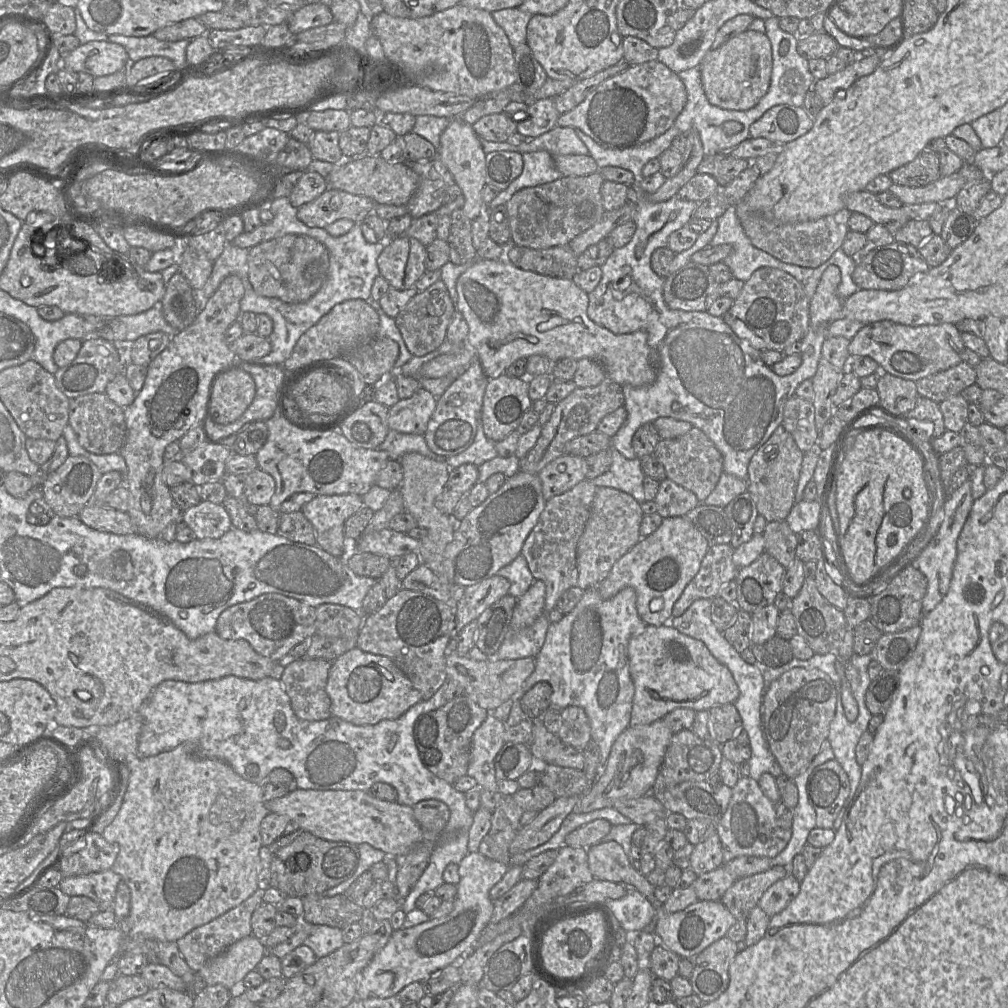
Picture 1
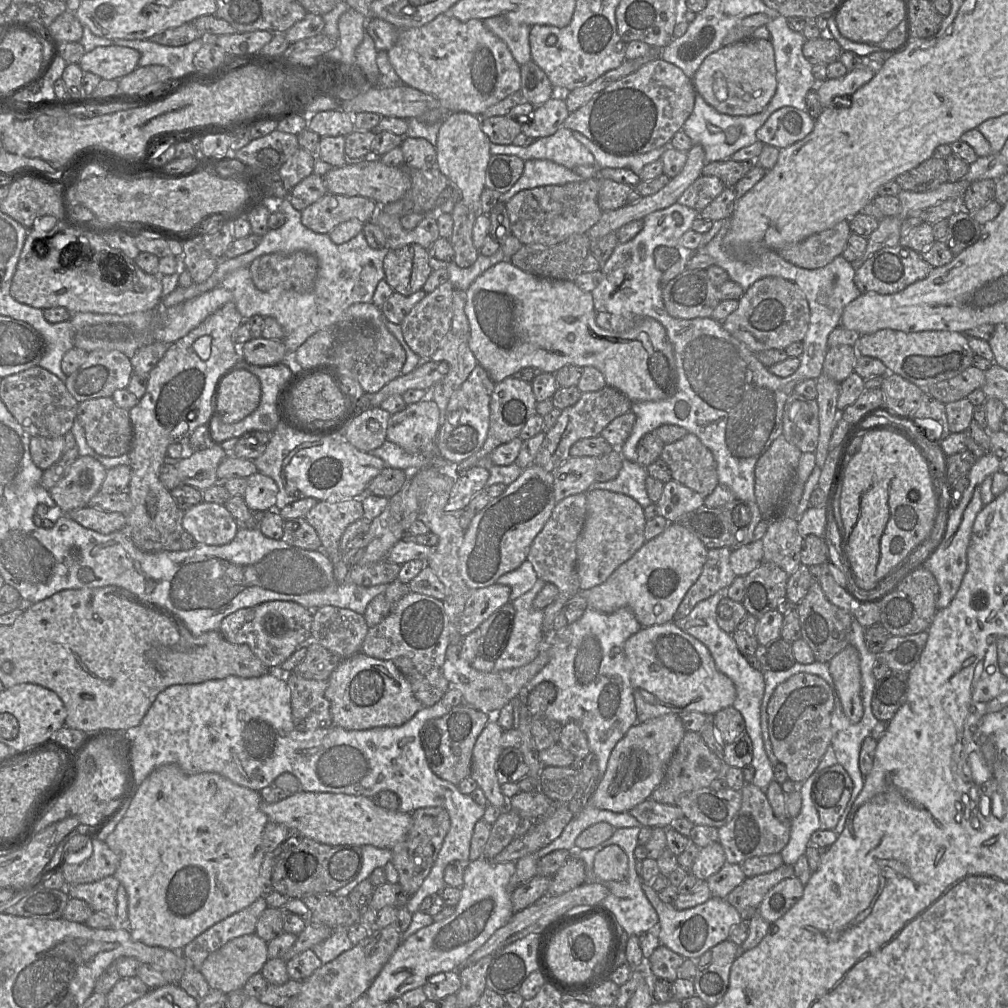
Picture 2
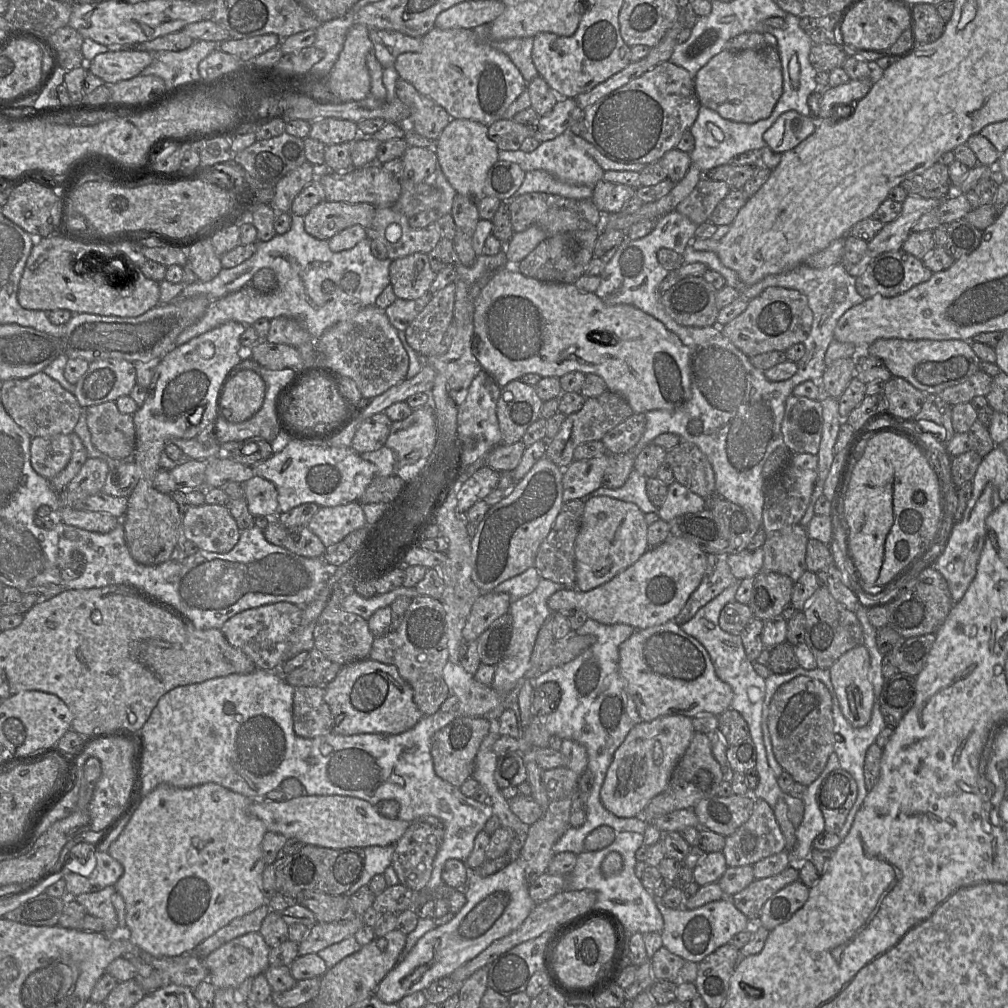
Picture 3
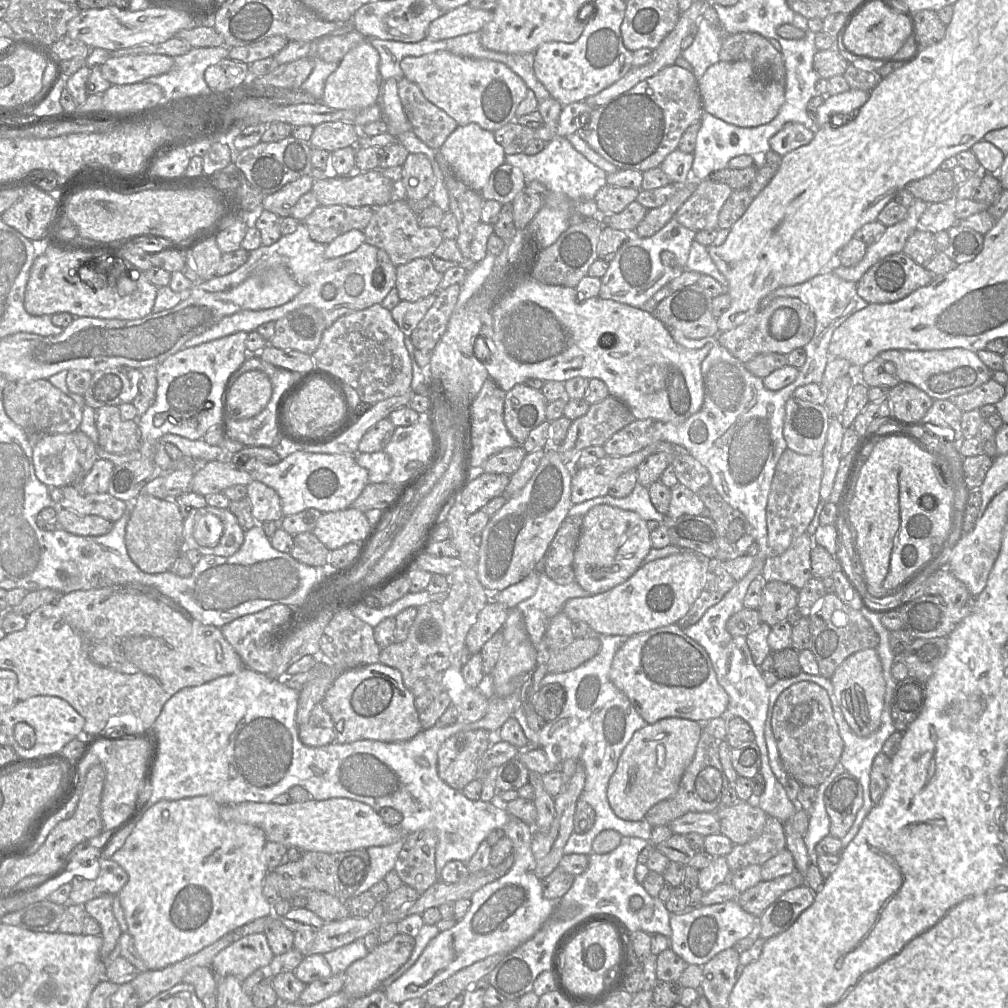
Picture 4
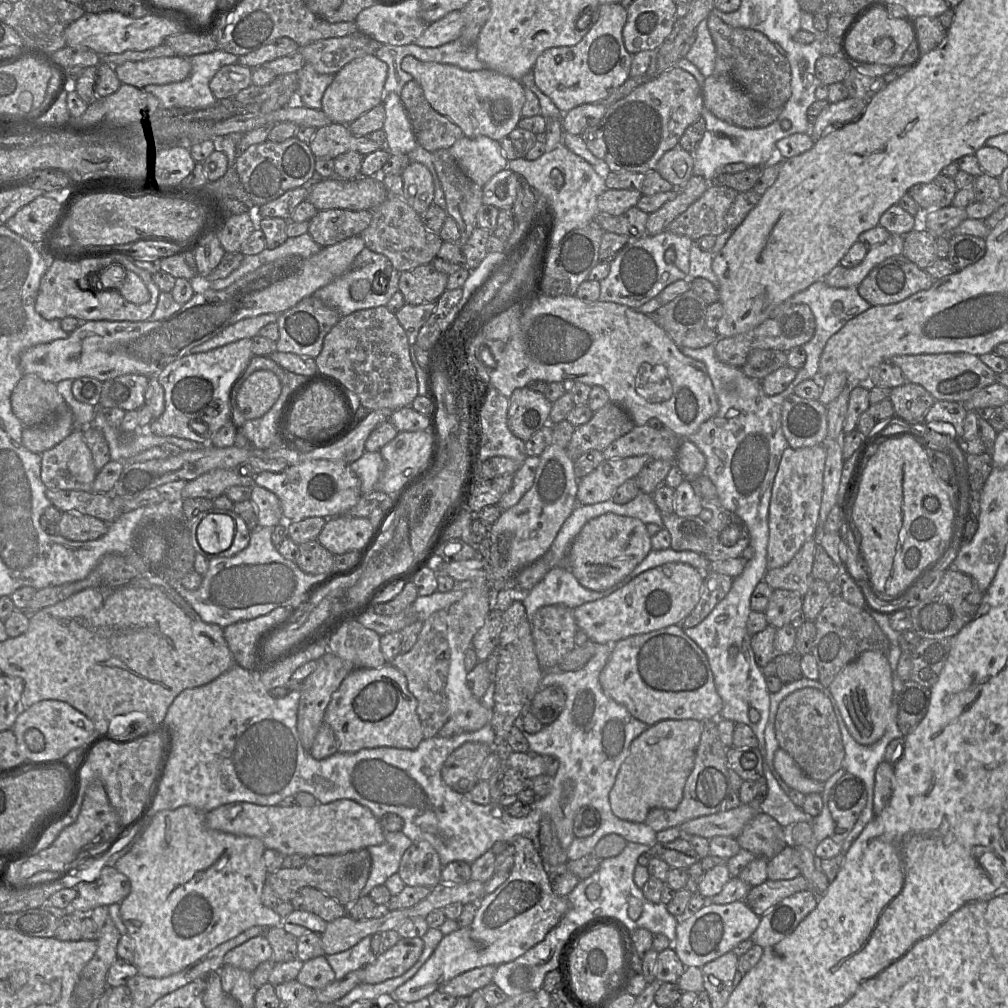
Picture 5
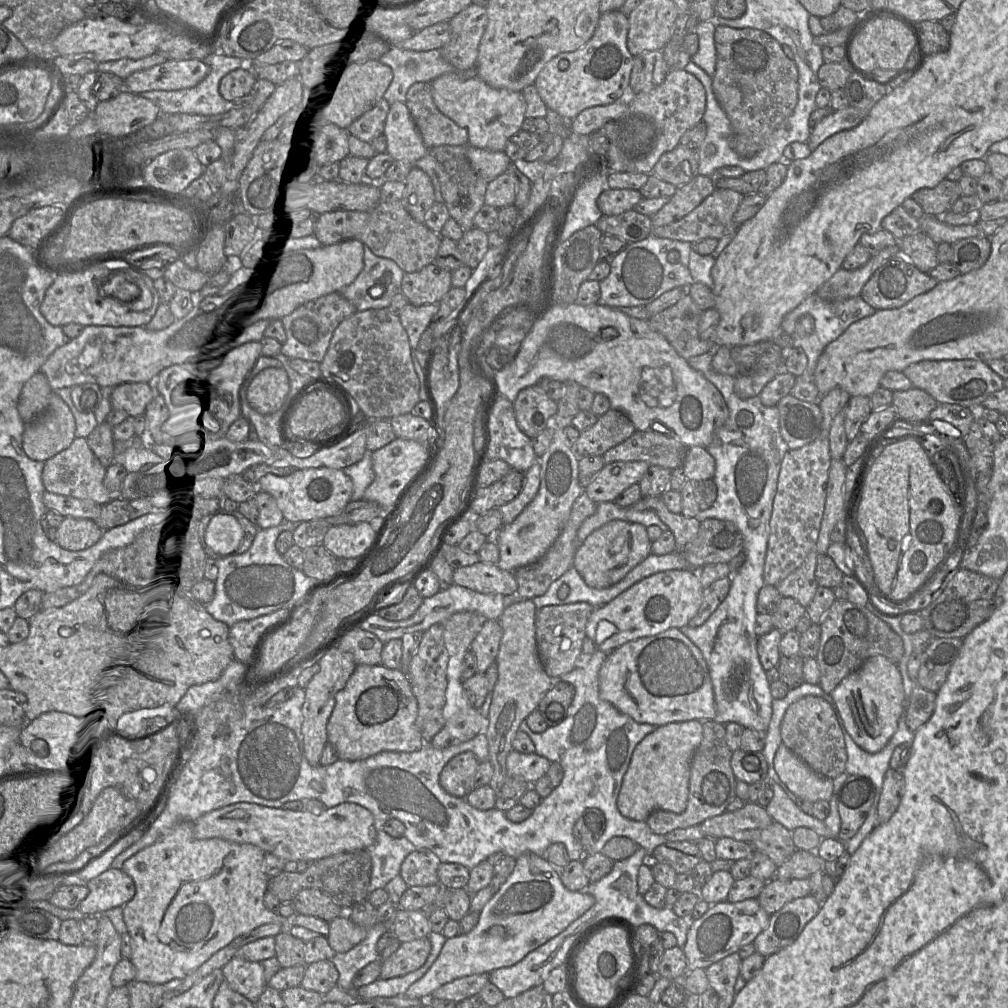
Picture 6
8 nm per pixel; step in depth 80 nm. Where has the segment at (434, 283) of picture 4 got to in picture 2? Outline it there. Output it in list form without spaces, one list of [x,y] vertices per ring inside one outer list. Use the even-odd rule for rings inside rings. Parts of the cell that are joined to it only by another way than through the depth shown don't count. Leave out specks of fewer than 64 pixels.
[[[419,244],[389,249],[383,260],[383,269],[387,283],[395,292],[405,296],[421,290],[433,271],[427,249]]]

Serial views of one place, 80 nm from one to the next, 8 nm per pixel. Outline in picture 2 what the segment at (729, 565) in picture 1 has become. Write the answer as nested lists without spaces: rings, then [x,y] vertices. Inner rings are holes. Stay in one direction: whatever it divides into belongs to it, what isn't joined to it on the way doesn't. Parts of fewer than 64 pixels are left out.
[[[730,547],[708,549],[702,572],[685,594],[674,613],[673,620],[687,616],[700,601],[733,583],[737,575],[730,565],[731,553]]]

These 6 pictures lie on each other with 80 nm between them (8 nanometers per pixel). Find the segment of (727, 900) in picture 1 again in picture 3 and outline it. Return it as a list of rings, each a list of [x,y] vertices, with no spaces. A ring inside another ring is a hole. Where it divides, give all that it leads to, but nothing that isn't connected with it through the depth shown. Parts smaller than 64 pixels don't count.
[[[795,863],[777,875],[755,879],[742,891],[729,898],[738,910],[756,923],[766,901],[782,888],[796,881],[799,881],[799,869]]]

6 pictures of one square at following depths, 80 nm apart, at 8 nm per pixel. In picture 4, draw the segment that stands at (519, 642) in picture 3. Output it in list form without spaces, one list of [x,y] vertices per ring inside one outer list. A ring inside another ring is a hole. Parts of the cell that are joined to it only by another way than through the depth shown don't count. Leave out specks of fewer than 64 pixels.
[[[540,573],[535,594],[516,606],[523,614],[525,628],[535,650],[543,639],[549,621],[562,611],[564,603],[571,598],[590,595],[592,594],[582,589],[576,580],[560,585],[545,573]]]

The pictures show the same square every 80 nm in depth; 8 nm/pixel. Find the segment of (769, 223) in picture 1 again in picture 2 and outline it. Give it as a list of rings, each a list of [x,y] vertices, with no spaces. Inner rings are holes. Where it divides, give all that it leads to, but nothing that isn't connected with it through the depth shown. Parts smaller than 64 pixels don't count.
[[[849,221],[785,246],[778,254],[786,261],[809,270],[822,268],[842,255],[851,234]]]

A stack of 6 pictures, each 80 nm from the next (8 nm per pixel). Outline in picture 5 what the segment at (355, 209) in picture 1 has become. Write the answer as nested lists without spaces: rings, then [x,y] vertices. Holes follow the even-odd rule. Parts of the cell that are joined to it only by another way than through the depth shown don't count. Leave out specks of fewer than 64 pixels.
[[[321,210],[309,221],[308,233],[321,247],[360,235],[372,219],[370,210]]]

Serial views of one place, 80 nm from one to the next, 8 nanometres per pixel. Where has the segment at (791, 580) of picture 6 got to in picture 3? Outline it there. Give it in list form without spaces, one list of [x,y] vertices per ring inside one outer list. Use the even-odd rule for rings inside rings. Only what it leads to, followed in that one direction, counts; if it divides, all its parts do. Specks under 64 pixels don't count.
[[[800,523],[766,533],[763,570],[783,574],[797,581],[807,570],[809,539],[806,528]]]

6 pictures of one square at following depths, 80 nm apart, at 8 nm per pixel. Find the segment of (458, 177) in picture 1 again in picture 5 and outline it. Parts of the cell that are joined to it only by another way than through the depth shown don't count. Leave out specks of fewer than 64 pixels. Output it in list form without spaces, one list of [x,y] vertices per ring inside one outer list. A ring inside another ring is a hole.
[[[462,136],[449,151],[462,171],[481,187],[495,174],[508,168],[508,159],[500,143],[487,136]]]

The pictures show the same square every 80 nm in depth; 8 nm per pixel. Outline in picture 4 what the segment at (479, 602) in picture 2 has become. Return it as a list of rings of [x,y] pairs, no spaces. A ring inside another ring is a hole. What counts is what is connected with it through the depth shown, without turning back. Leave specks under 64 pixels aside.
[[[489,601],[477,616],[475,624],[469,629],[465,644],[471,654],[480,653],[484,644],[502,627],[509,609],[497,601]]]

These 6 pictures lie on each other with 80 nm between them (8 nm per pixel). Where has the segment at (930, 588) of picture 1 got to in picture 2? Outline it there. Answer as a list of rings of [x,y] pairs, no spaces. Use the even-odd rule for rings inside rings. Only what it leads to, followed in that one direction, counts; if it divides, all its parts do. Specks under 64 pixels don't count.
[[[988,453],[977,459],[969,474],[969,485],[964,491],[960,502],[955,507],[951,507],[949,511],[942,541],[923,564],[933,574],[938,583],[939,594],[936,604],[939,610],[951,603],[967,571],[967,551],[973,524],[977,514],[984,506],[980,487],[986,477],[1000,471],[1000,461],[1001,459],[993,453]]]

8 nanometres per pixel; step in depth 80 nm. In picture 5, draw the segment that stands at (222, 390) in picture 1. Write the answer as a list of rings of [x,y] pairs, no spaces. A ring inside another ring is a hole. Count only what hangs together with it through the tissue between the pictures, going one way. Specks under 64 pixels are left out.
[[[255,371],[238,389],[236,396],[238,409],[246,420],[260,418],[275,404],[281,390],[281,382],[272,371]]]

